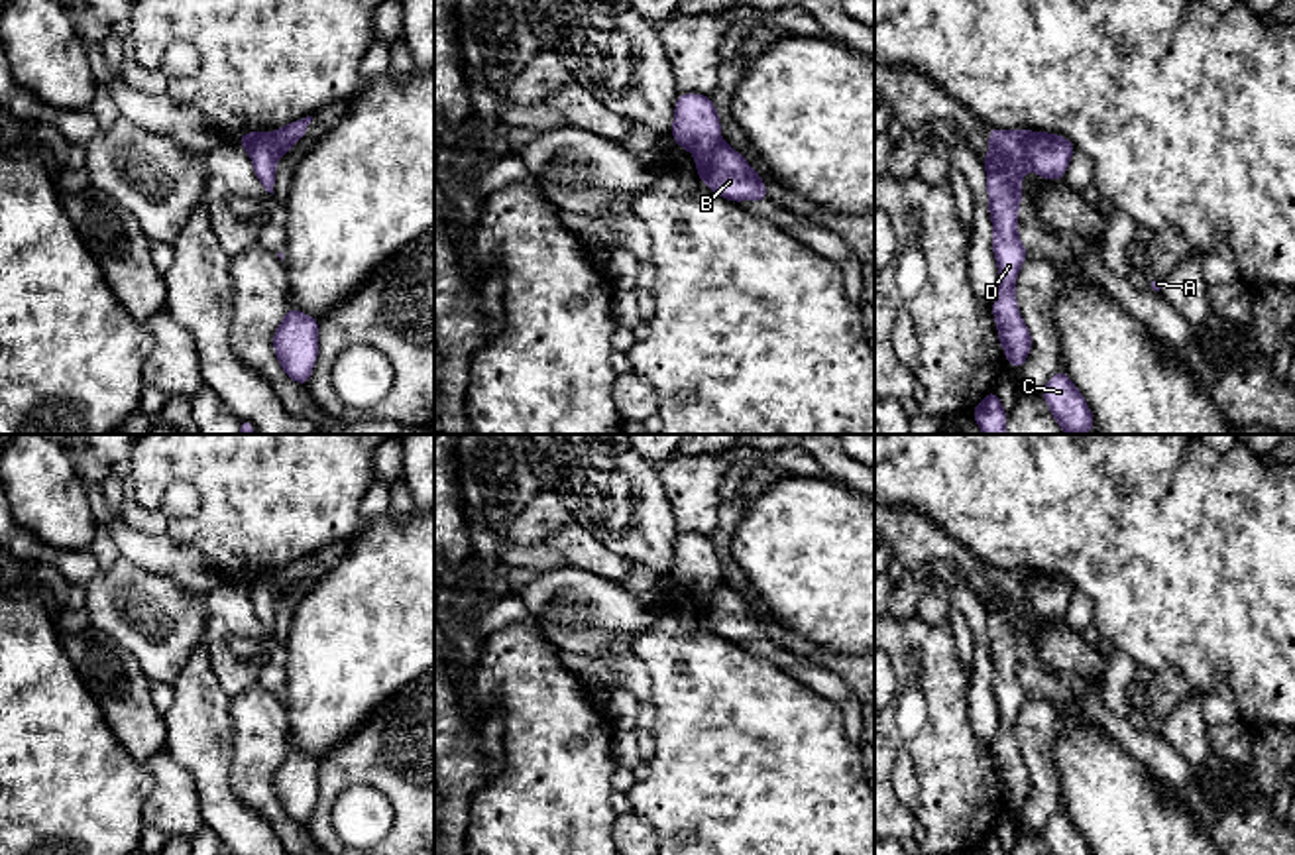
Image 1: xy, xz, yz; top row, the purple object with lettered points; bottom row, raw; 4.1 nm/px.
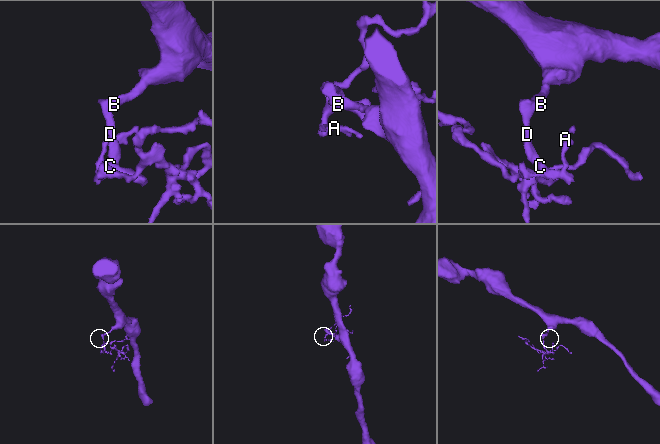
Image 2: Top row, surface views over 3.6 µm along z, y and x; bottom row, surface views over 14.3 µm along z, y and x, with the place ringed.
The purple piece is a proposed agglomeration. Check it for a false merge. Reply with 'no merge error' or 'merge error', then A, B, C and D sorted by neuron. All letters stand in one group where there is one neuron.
merge error; groups A C D / B

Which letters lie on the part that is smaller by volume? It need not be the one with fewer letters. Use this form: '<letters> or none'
A, C, D

